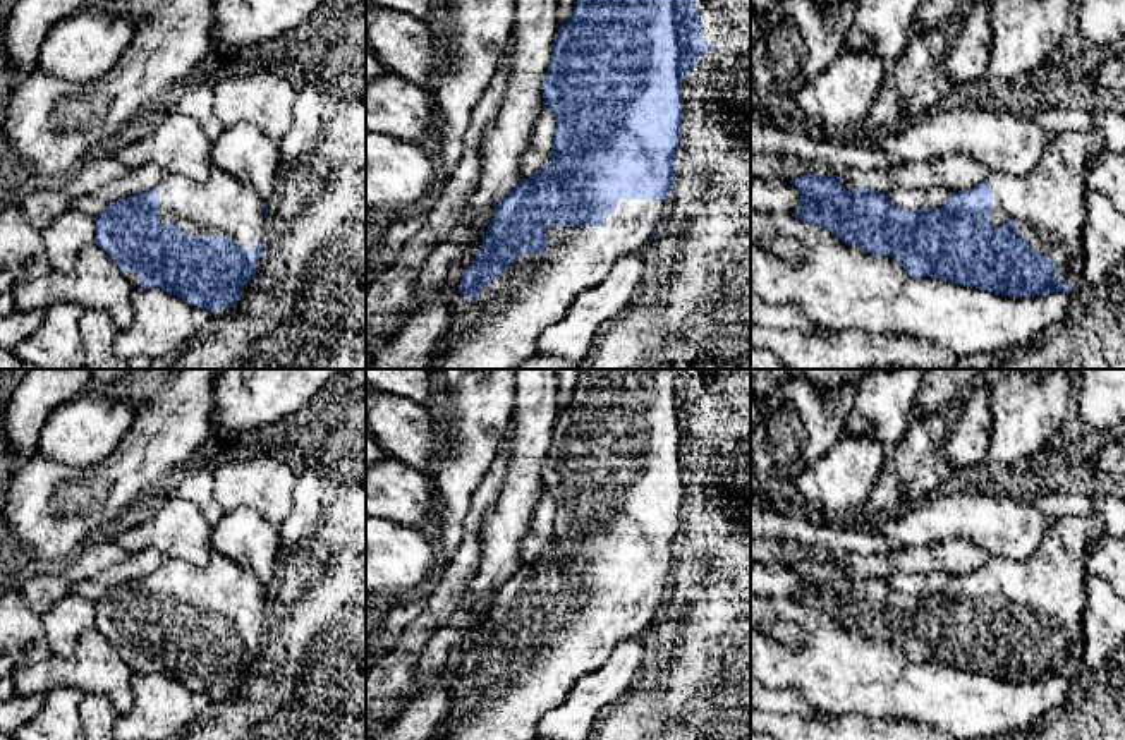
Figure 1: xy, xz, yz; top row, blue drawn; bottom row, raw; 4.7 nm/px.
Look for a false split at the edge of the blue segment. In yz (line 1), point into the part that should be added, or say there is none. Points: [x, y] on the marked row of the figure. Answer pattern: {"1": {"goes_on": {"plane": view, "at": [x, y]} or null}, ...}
{"1": {"goes_on": {"plane": "yz", "at": [1048, 205]}}}

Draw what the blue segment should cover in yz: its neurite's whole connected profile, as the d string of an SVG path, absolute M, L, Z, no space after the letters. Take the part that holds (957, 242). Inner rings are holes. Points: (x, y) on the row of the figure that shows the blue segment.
M1063 130L1025 177L991 172L977 185L950 192L943 208L902 209L871 184L847 191L838 175L788 180L800 192L795 218L821 225L845 244L895 258L912 278L938 276L1010 297L1070 294L1084 283L1087 165L1104 151L1099 132Z

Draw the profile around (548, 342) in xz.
M642 251L618 259L601 283L575 297L560 323L541 333L536 355L560 357L567 364L579 364L599 328L630 306L642 270Z

